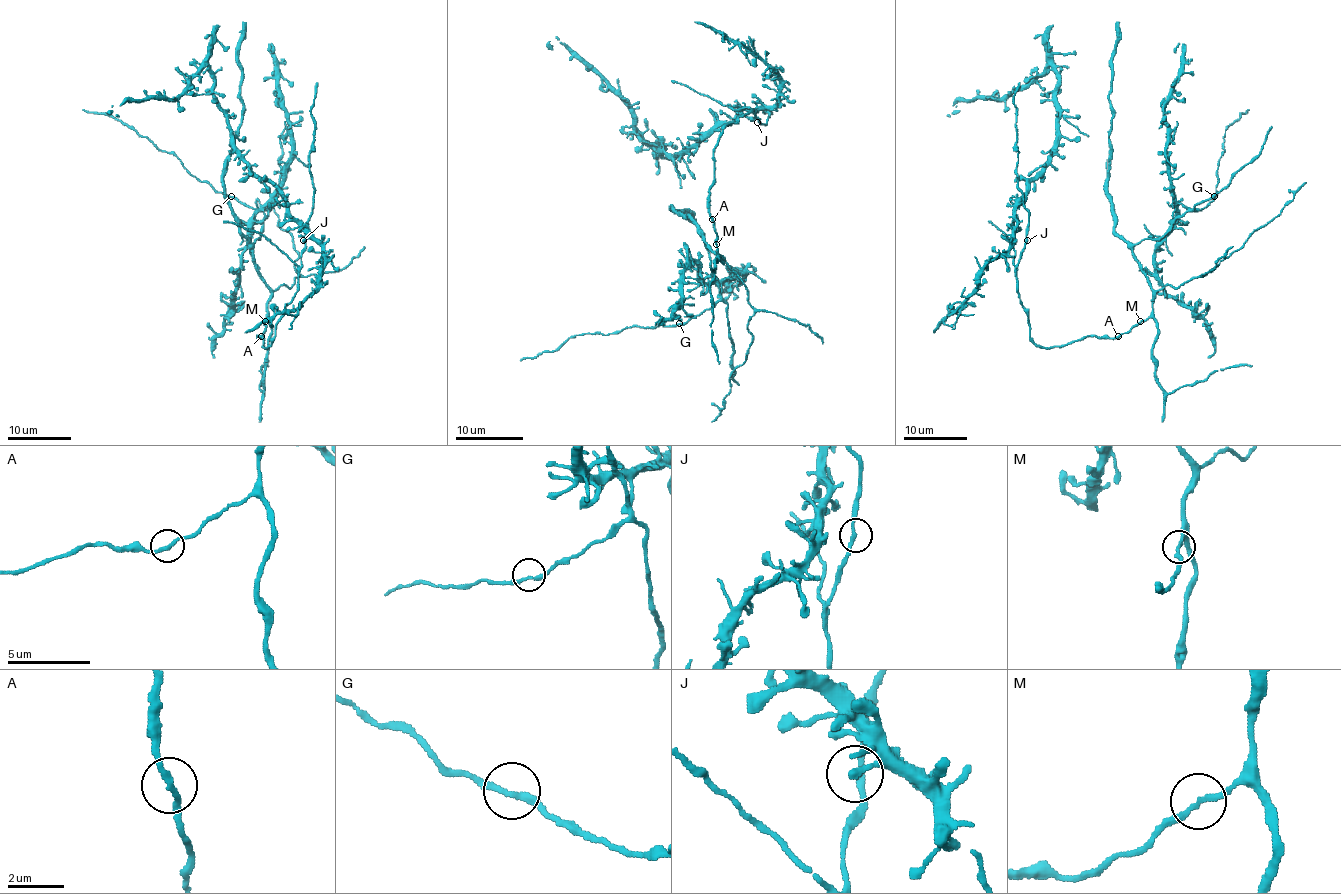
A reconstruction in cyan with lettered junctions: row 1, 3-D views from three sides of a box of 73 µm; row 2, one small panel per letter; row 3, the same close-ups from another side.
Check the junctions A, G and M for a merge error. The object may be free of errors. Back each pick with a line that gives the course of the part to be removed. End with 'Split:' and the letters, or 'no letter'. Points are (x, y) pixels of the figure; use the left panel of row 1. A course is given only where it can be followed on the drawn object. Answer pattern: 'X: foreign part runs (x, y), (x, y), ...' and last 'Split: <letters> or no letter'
Split: no letter

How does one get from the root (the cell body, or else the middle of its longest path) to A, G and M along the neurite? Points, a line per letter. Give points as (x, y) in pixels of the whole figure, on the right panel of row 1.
A: (1036, 344), (1049, 348), (1065, 346), (1087, 337), (1117, 337)
G: (1036, 344), (1116, 338), (1144, 321), (1152, 311), (1152, 286), (1133, 246), (1160, 238), (1214, 196)
M: (1036, 344), (1049, 348), (1065, 346), (1087, 337), (1116, 338), (1141, 321)

